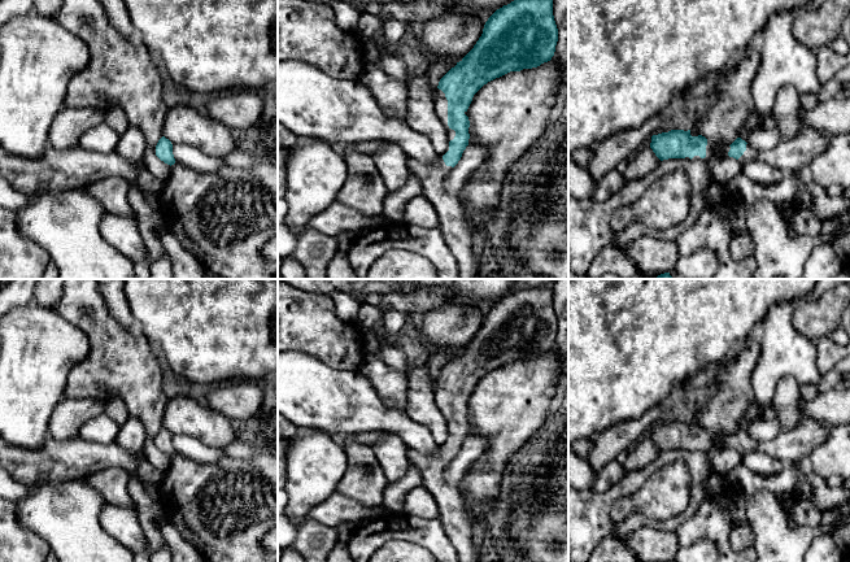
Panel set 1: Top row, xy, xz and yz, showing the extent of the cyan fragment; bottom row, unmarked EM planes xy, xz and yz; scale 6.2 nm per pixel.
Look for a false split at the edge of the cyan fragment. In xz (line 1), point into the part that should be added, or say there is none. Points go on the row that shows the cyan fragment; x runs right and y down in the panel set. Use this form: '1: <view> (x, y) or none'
1: xz (448, 205)

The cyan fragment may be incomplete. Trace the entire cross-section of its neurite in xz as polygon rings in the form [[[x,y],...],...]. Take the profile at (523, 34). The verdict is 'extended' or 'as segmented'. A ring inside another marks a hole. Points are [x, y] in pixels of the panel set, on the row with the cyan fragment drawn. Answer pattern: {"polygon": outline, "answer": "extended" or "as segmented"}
{"polygon": [[[514,0],[497,9],[485,22],[483,34],[474,48],[439,82],[435,110],[448,132],[449,145],[439,160],[431,164],[407,156],[406,166],[422,187],[423,196],[433,205],[441,230],[458,266],[458,279],[483,279],[483,263],[475,254],[475,236],[467,225],[465,208],[458,193],[445,188],[445,179],[458,164],[468,145],[470,121],[467,109],[474,95],[488,82],[510,71],[537,67],[552,60],[558,42],[558,29],[553,16],[553,0]]], "answer": "extended"}

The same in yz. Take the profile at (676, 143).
{"polygon": [[[802,126],[795,138],[781,138],[768,151],[757,151],[741,138],[722,151],[712,140],[690,130],[671,130],[653,135],[650,143],[650,148],[661,161],[689,158],[707,162],[711,157],[720,154],[733,157],[741,165],[751,161],[766,162],[785,175],[798,174],[825,149],[825,145],[825,136],[807,126]]], "answer": "extended"}

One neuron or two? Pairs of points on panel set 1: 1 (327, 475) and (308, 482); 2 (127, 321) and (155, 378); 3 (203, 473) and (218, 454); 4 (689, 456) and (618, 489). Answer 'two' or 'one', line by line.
1: one
2: two
3: two
4: one

